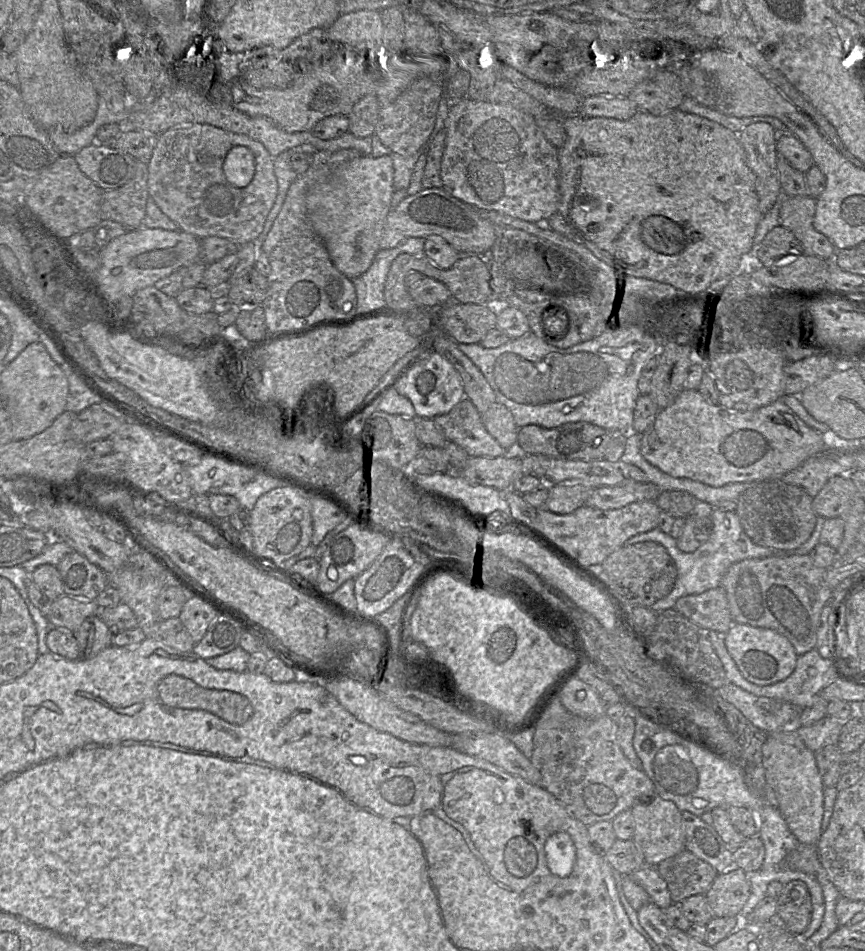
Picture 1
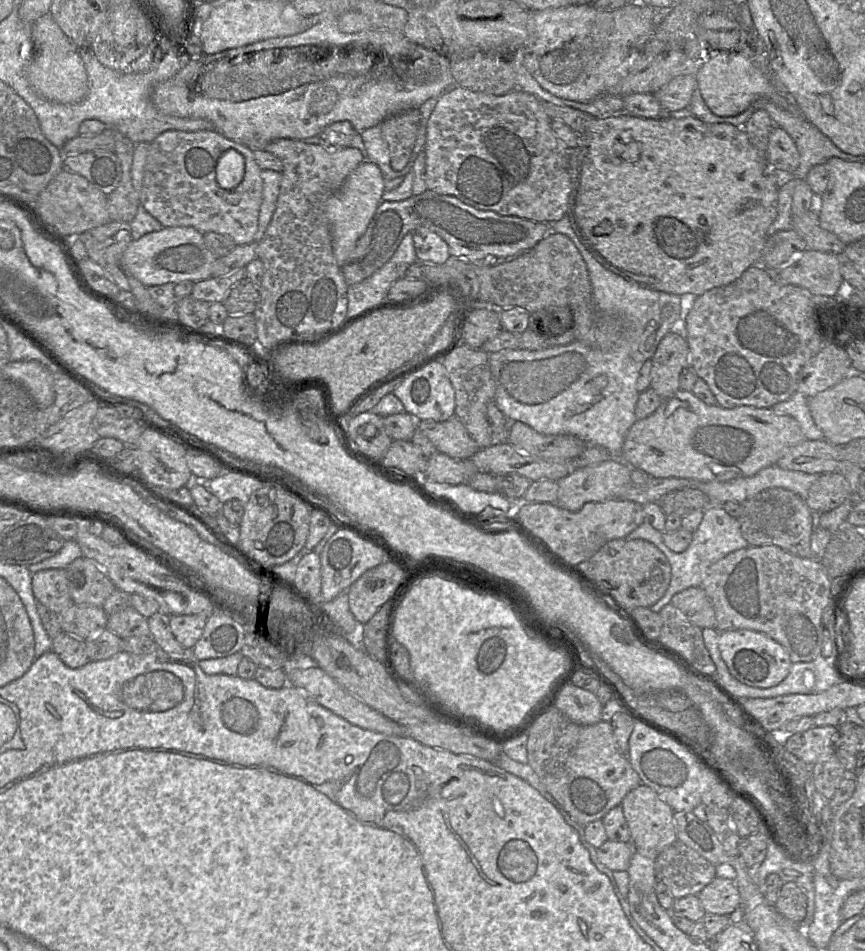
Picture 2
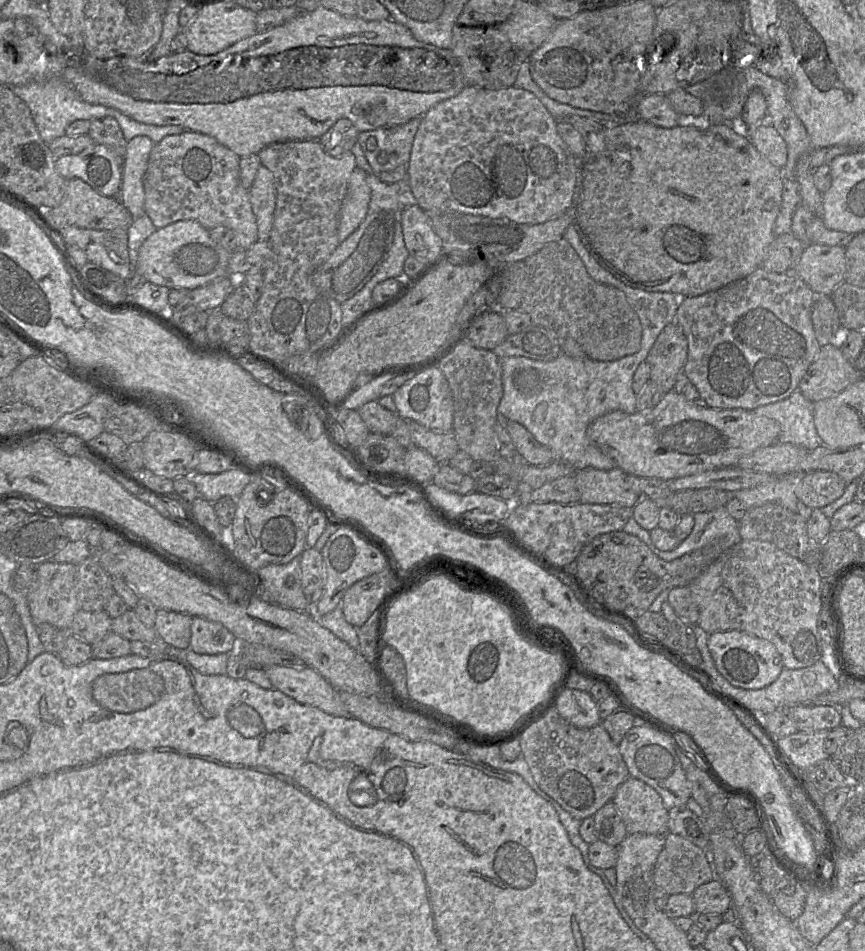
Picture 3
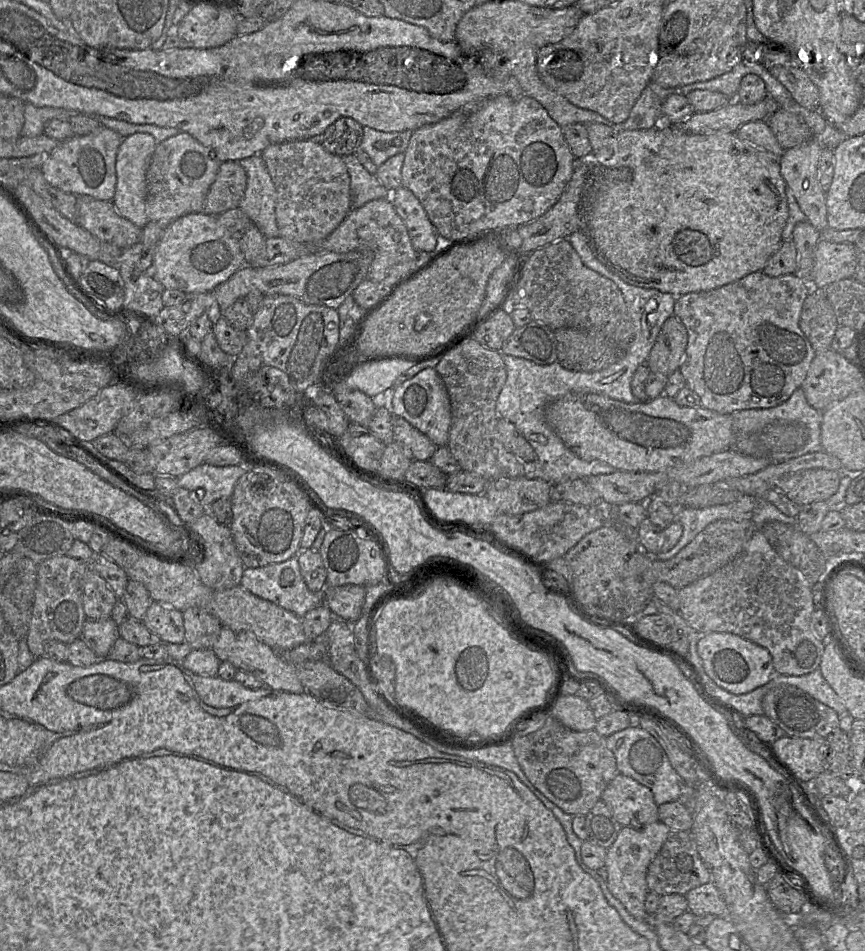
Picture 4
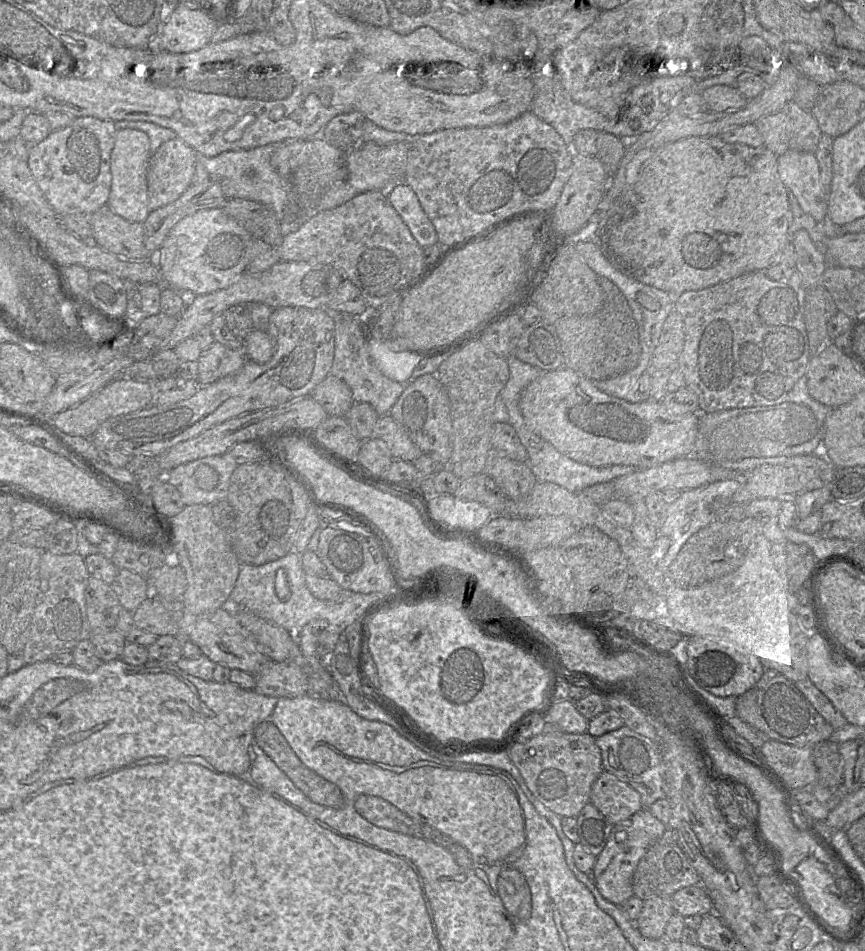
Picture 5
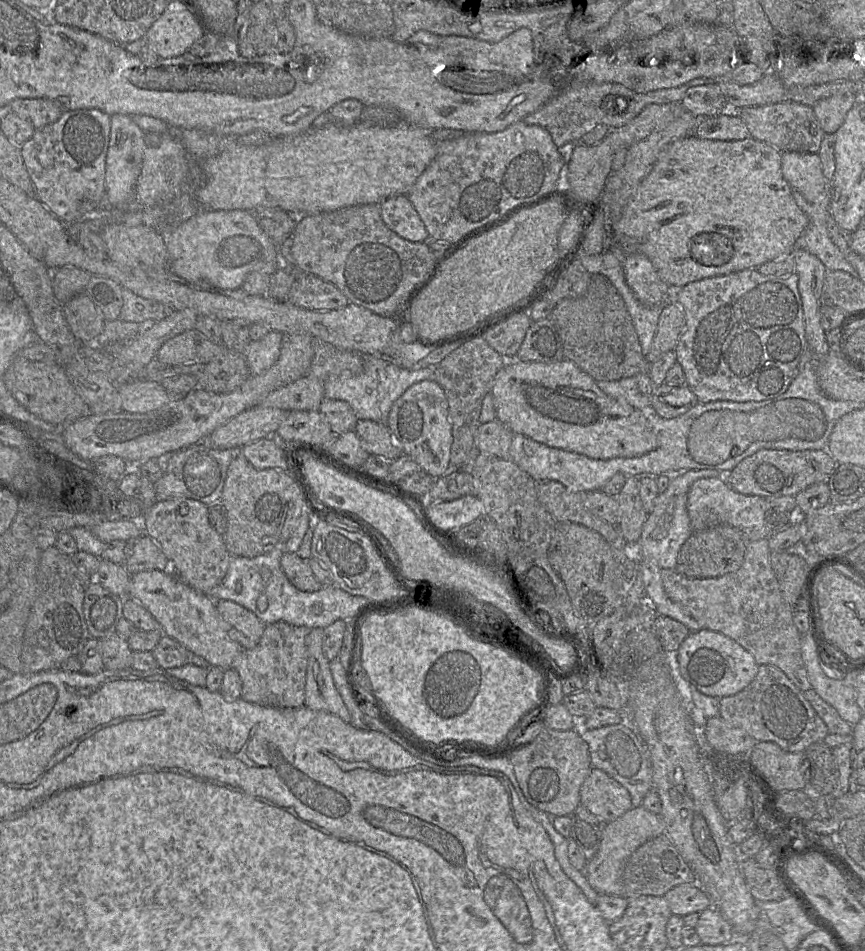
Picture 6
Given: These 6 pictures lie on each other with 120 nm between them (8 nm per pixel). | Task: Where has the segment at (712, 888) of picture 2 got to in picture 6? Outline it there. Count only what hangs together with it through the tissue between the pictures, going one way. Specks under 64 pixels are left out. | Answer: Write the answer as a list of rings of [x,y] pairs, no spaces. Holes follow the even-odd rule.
[[[685,883],[670,889],[664,896],[672,915],[701,913],[712,907],[712,901],[697,883]]]

